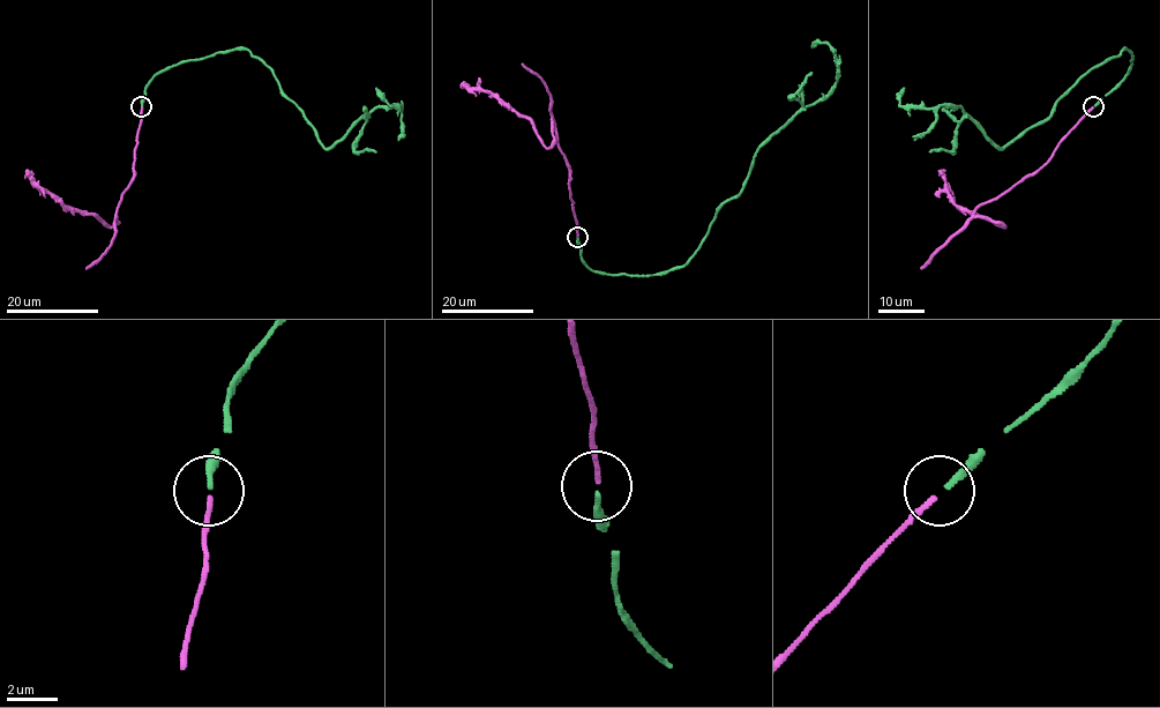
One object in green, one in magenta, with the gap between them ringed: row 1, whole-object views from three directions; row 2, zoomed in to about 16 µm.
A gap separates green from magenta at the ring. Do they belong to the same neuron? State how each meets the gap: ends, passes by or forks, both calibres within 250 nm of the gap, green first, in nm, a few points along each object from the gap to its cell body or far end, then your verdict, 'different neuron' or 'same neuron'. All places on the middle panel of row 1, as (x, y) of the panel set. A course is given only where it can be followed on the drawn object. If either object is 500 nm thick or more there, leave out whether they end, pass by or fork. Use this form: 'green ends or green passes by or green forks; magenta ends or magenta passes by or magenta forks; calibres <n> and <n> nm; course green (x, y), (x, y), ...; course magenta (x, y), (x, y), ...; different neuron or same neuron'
green ends; magenta ends; calibres 240 and 200 nm; course green (577, 237), (592, 270), (682, 267), (741, 191), (754, 154), (836, 81), (835, 52), (812, 47); course magenta (577, 236), (569, 165), (560, 151), (552, 117), (553, 143), (547, 148), (529, 119), (489, 91), (462, 83); same neuron

